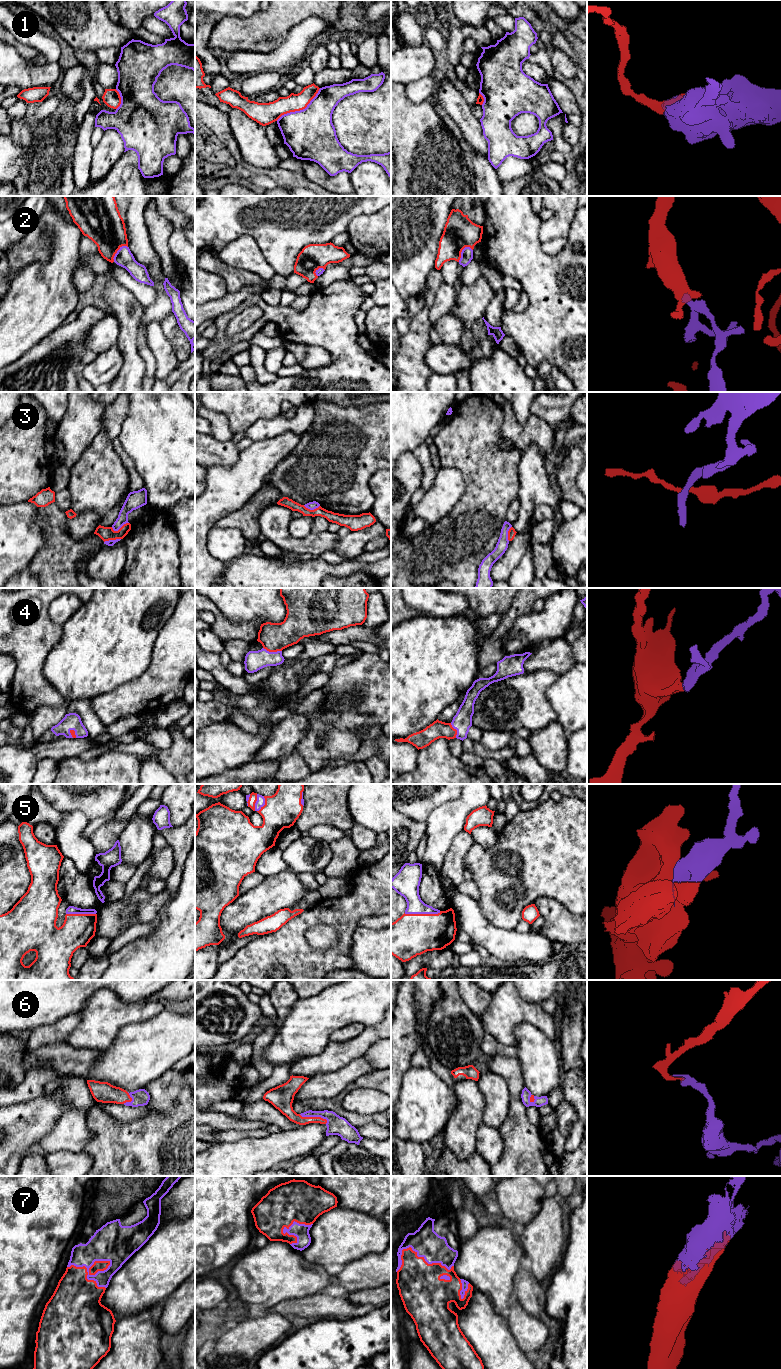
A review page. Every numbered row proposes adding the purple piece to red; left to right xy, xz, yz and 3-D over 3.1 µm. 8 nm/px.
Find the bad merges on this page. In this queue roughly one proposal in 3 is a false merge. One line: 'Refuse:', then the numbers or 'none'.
Refuse: 1, 3

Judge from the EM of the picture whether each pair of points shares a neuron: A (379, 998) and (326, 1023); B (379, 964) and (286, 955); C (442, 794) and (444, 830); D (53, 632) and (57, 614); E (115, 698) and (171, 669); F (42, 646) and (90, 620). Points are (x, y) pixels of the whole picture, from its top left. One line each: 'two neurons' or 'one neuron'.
A: one neuron
B: two neurons
C: two neurons
D: two neurons
E: one neuron
F: two neurons

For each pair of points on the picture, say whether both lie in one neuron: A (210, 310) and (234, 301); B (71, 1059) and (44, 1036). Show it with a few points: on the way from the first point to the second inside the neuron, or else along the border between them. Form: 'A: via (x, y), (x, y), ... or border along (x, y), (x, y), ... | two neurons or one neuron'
A: via (216, 307), (228, 302) | one neuron
B: border along (63, 1042), (47, 1044), (32, 1052) | two neurons

